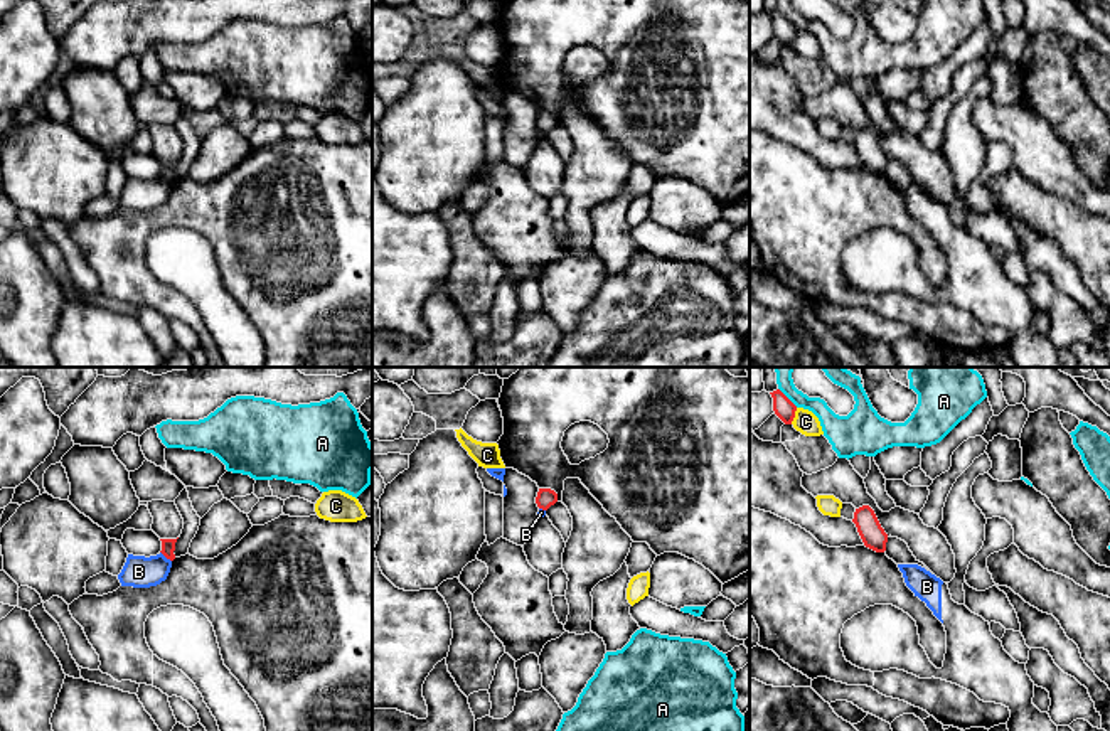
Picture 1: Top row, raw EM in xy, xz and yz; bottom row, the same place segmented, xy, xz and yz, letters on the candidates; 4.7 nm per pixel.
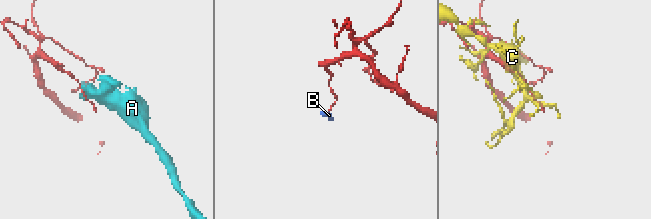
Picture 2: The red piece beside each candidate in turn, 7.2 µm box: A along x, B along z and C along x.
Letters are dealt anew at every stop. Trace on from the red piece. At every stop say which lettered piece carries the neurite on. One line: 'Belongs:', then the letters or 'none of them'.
Belongs: none of them

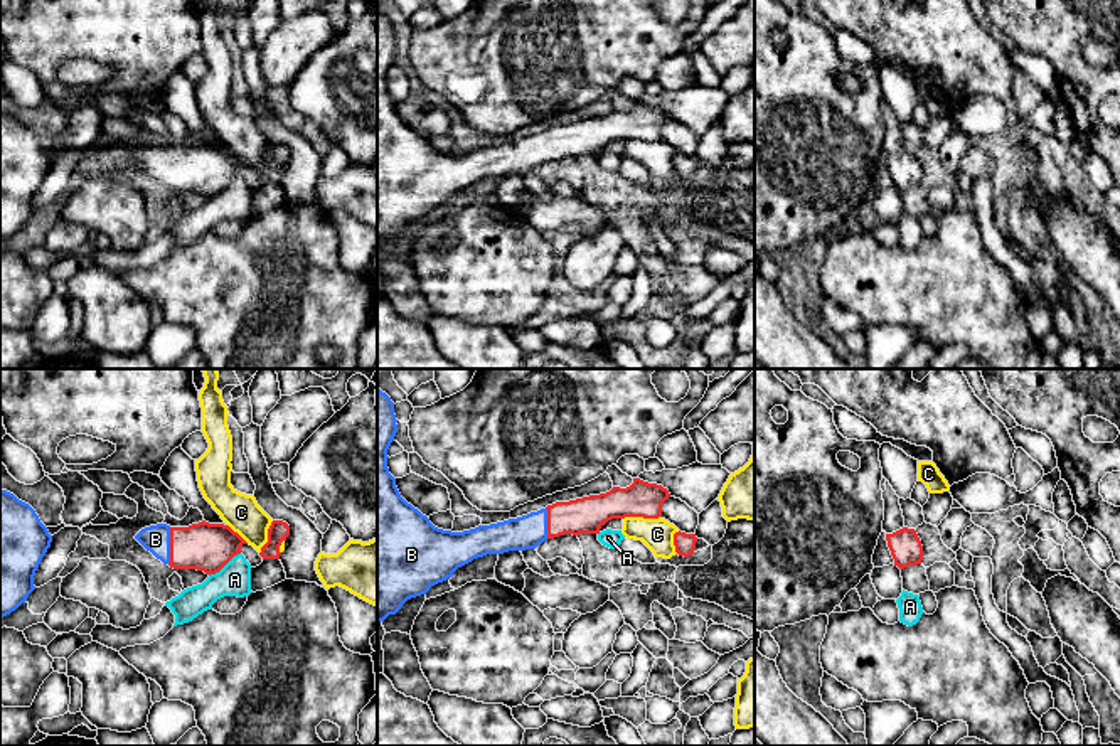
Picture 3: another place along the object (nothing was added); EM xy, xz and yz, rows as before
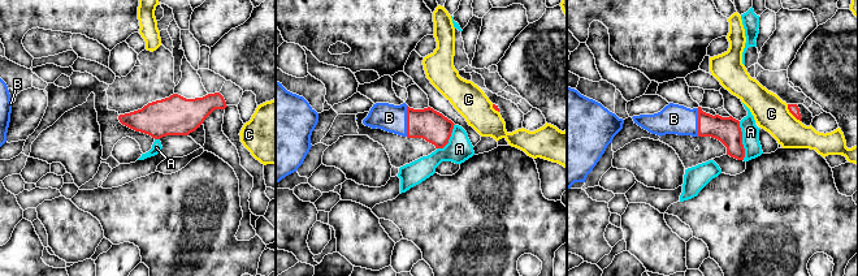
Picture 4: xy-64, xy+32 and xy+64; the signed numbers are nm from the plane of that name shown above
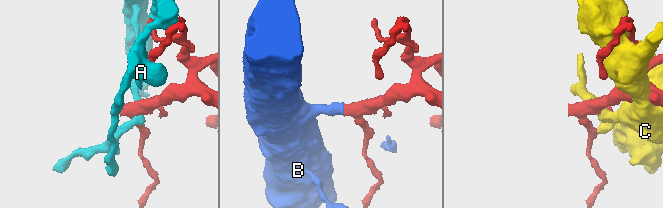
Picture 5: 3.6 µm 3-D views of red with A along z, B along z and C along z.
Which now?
Belongs: B

